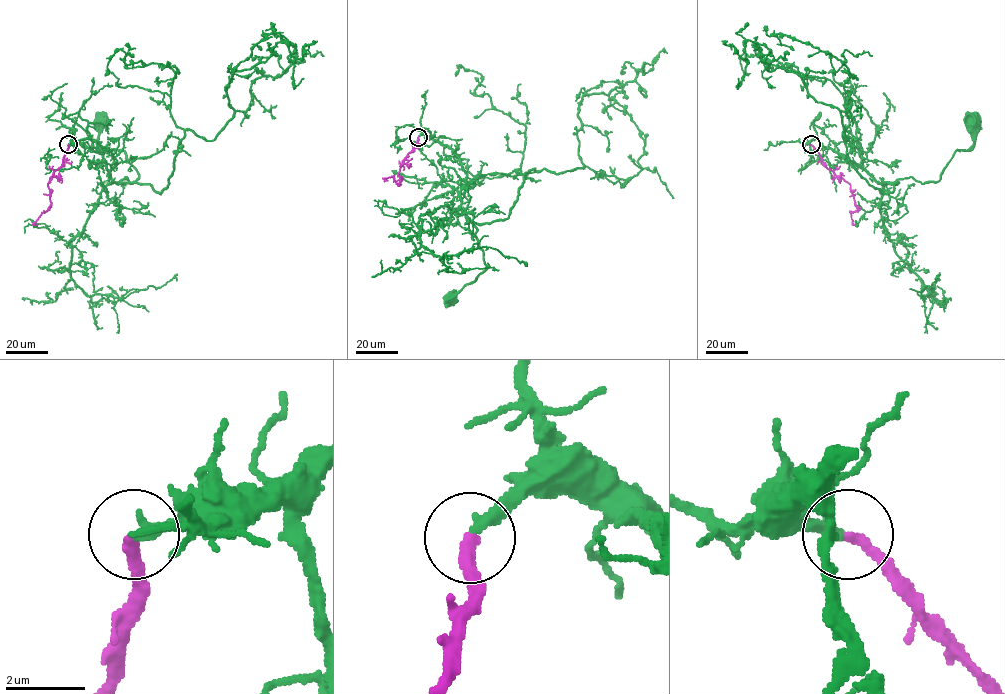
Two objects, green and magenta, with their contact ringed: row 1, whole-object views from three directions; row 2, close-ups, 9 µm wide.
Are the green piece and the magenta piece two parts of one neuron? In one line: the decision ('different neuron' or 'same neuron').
same neuron

